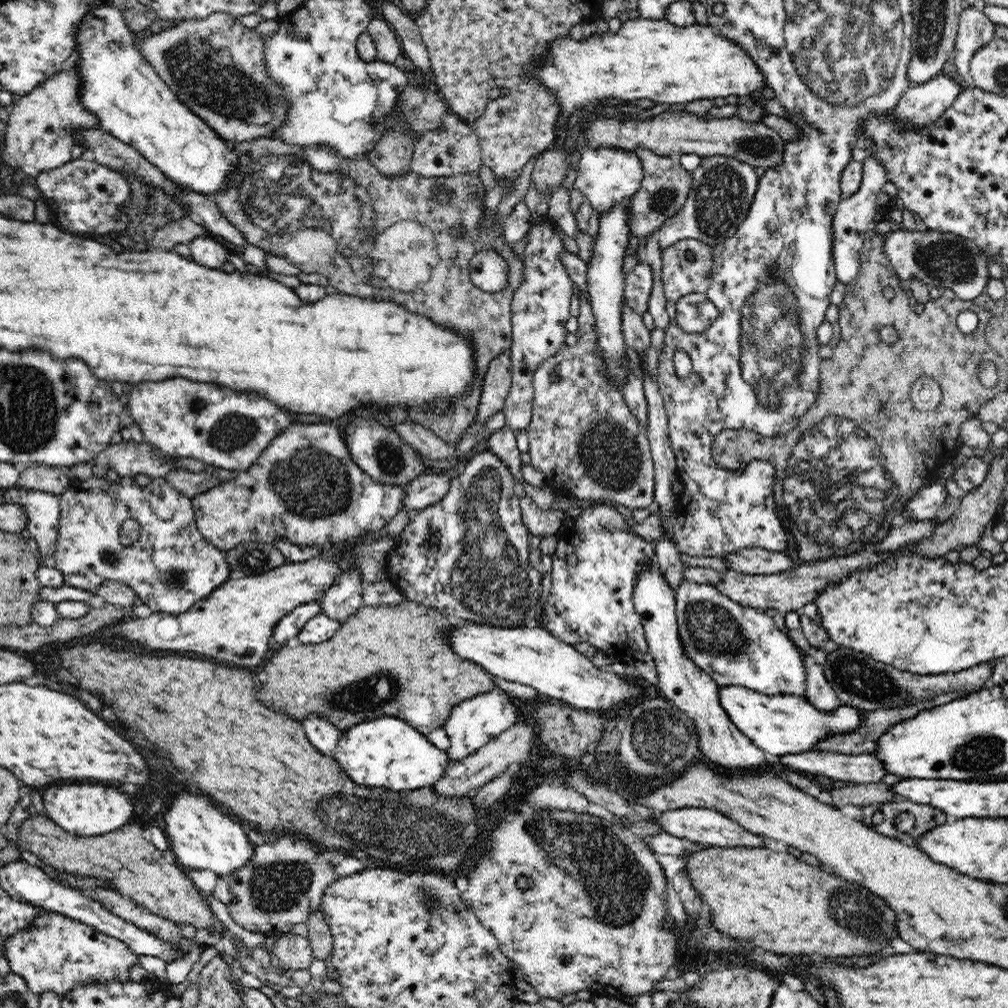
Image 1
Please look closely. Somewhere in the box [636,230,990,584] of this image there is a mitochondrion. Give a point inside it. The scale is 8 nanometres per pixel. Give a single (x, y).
(842, 492)

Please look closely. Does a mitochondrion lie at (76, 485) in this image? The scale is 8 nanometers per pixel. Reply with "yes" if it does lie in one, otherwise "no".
no

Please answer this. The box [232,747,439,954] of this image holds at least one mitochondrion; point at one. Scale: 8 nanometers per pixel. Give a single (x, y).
(276, 887)

